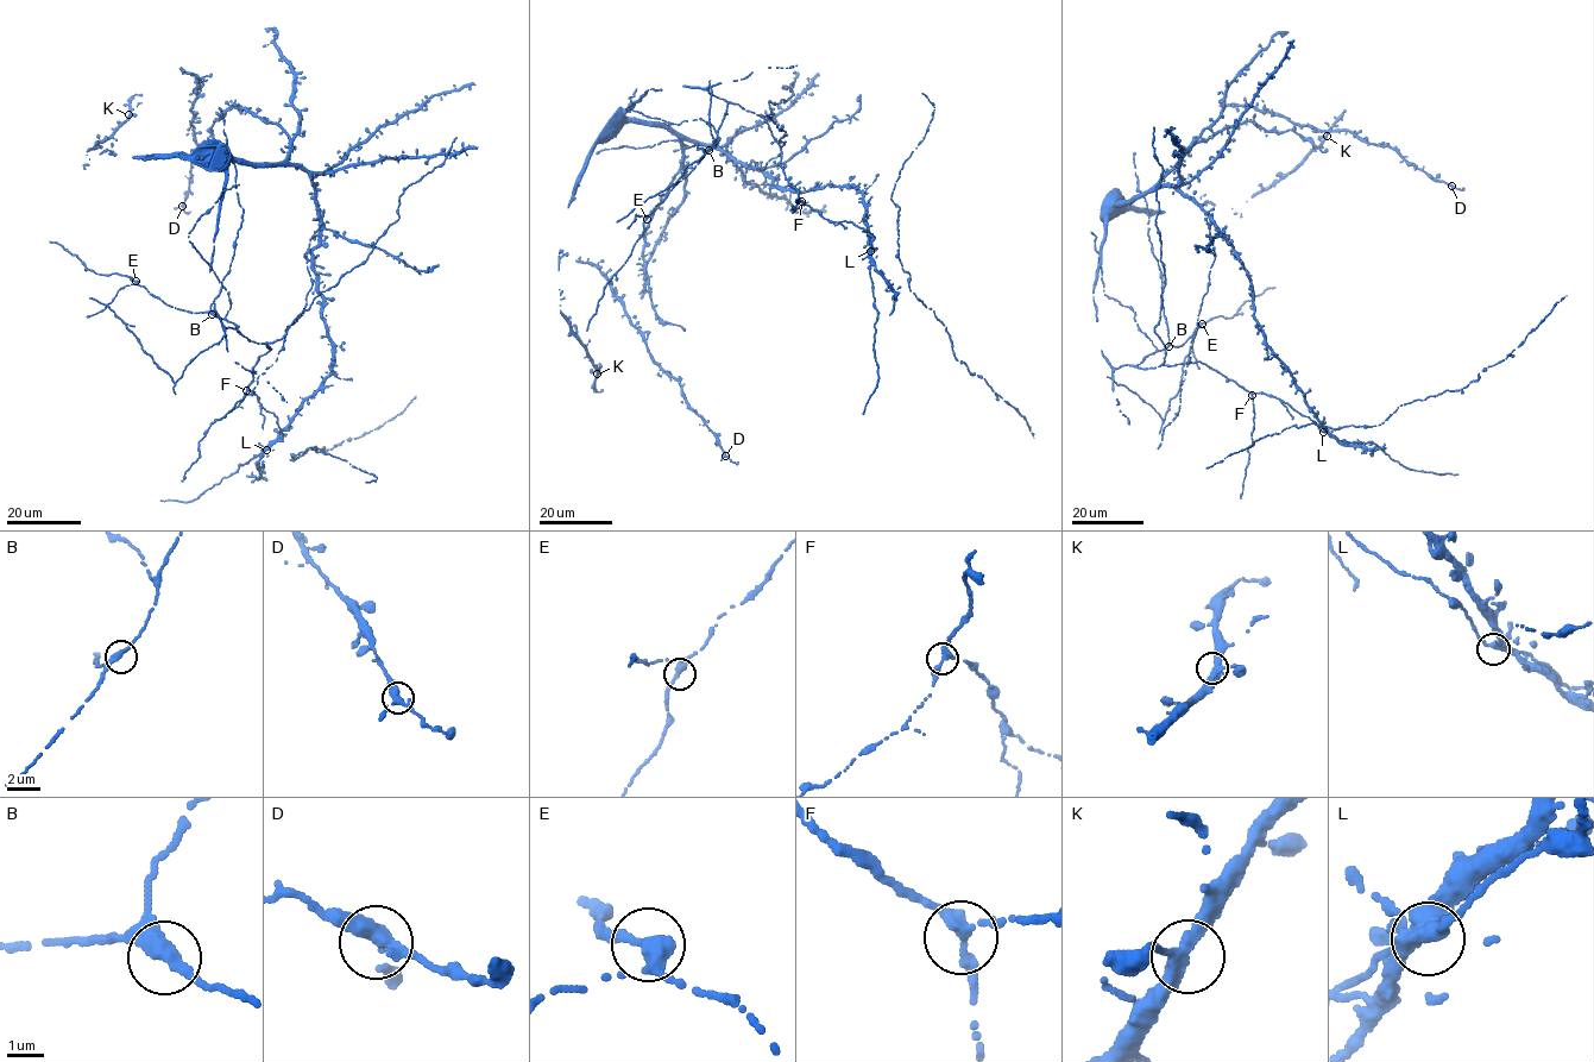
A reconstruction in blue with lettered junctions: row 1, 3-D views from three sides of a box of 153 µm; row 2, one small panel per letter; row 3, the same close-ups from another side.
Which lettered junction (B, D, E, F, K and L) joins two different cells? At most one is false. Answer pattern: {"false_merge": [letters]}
{"false_merge": []}

